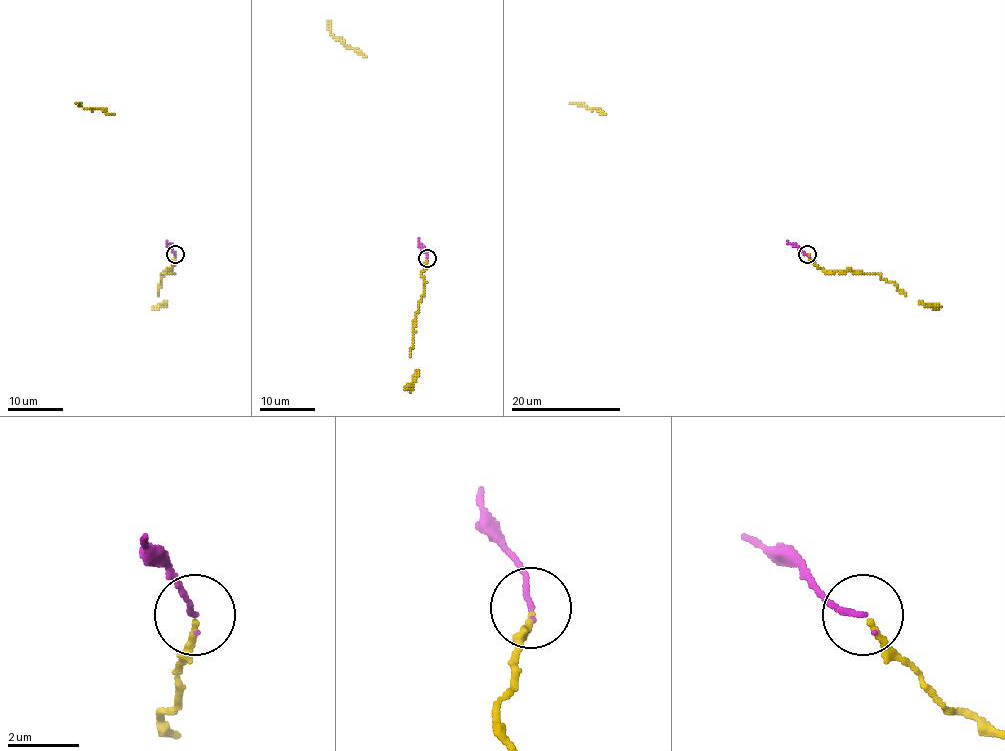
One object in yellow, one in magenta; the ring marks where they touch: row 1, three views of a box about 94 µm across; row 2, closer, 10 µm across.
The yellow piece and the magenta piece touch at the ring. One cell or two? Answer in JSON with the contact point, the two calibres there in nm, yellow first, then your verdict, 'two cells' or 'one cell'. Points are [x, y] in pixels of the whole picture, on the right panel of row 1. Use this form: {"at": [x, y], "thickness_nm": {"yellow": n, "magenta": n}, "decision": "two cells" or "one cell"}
{"at": [807, 254], "thickness_nm": {"yellow": 160, "magenta": 150}, "decision": "one cell"}

